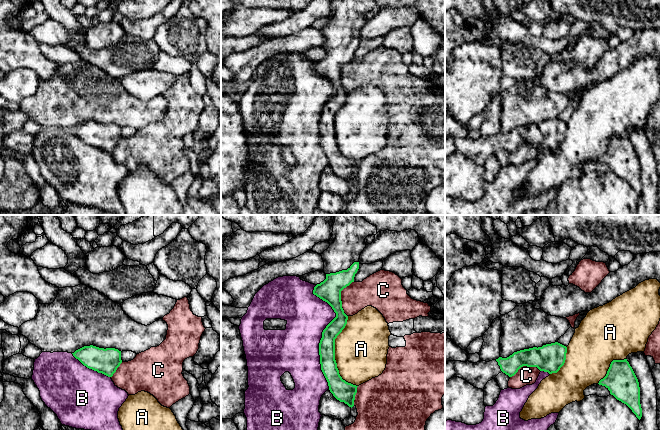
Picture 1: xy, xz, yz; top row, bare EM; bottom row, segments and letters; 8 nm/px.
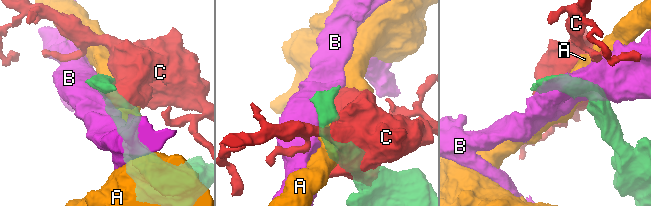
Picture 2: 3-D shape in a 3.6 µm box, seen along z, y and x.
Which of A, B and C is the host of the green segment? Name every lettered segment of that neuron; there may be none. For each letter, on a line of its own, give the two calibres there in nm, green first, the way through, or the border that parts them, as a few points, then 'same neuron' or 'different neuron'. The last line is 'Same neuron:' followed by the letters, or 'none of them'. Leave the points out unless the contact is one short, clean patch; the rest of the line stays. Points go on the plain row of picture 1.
A: calibres 140 and 420 nm; different neuron
B: calibres 130 and 360 nm; different neuron
C: calibres 180 and 220 nm; different neuron
Same neuron: none of them

